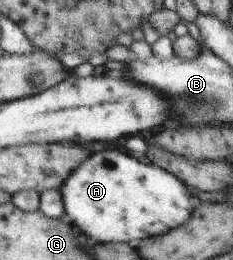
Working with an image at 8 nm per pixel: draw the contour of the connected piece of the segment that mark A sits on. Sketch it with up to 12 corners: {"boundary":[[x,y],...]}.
{"boundary":[[125,151],[91,153],[60,191],[96,243],[183,226],[179,176]]}

